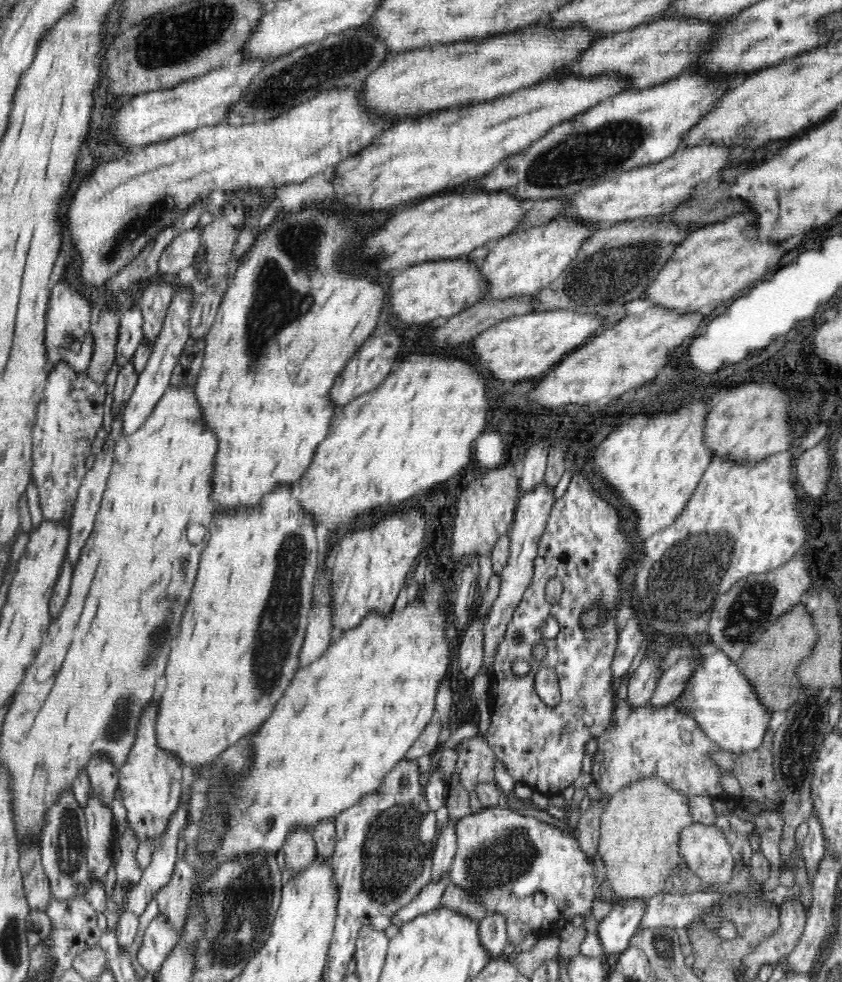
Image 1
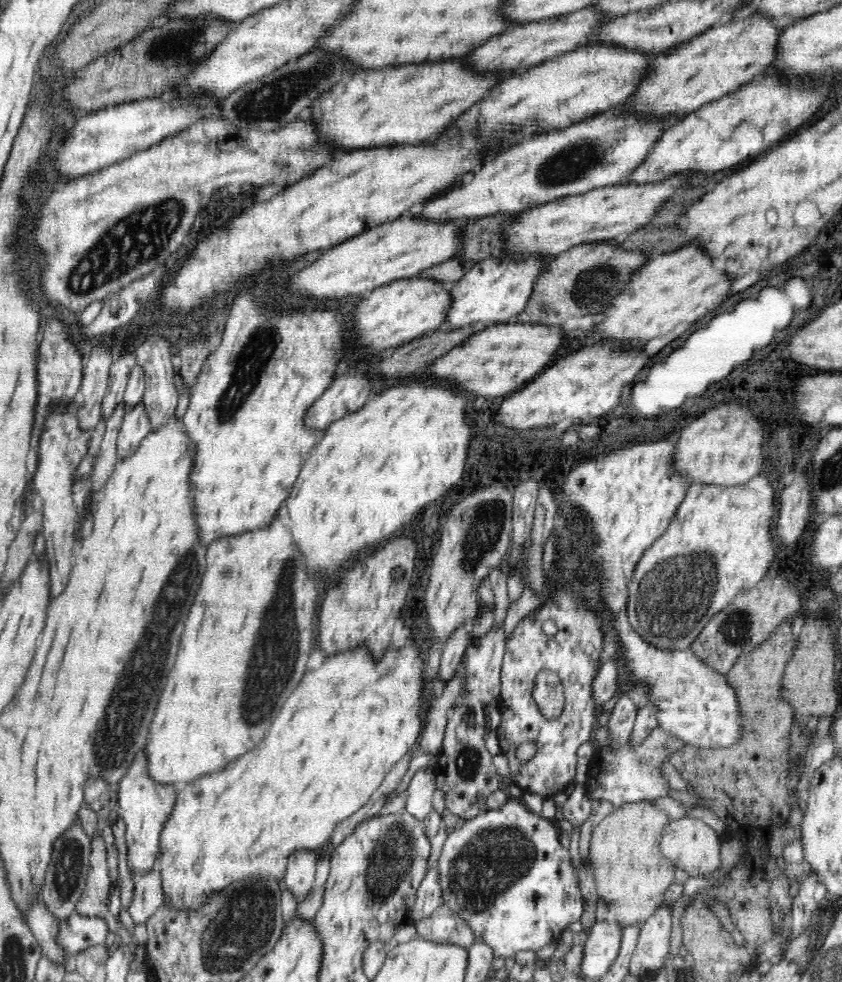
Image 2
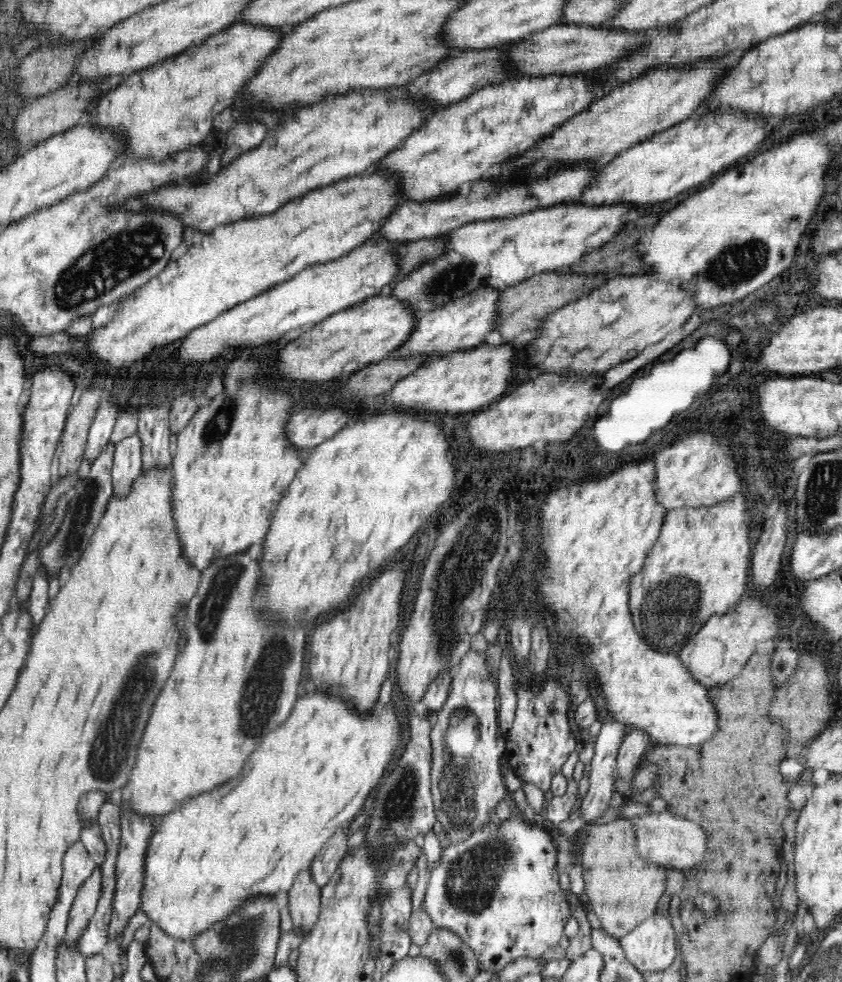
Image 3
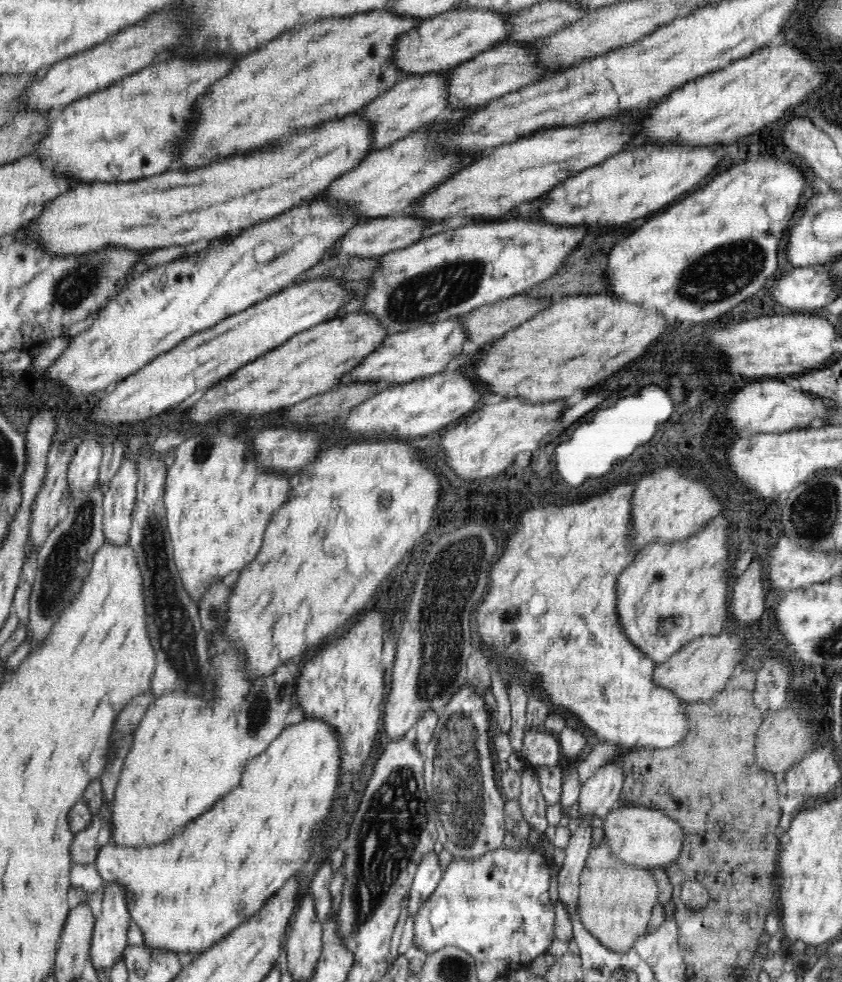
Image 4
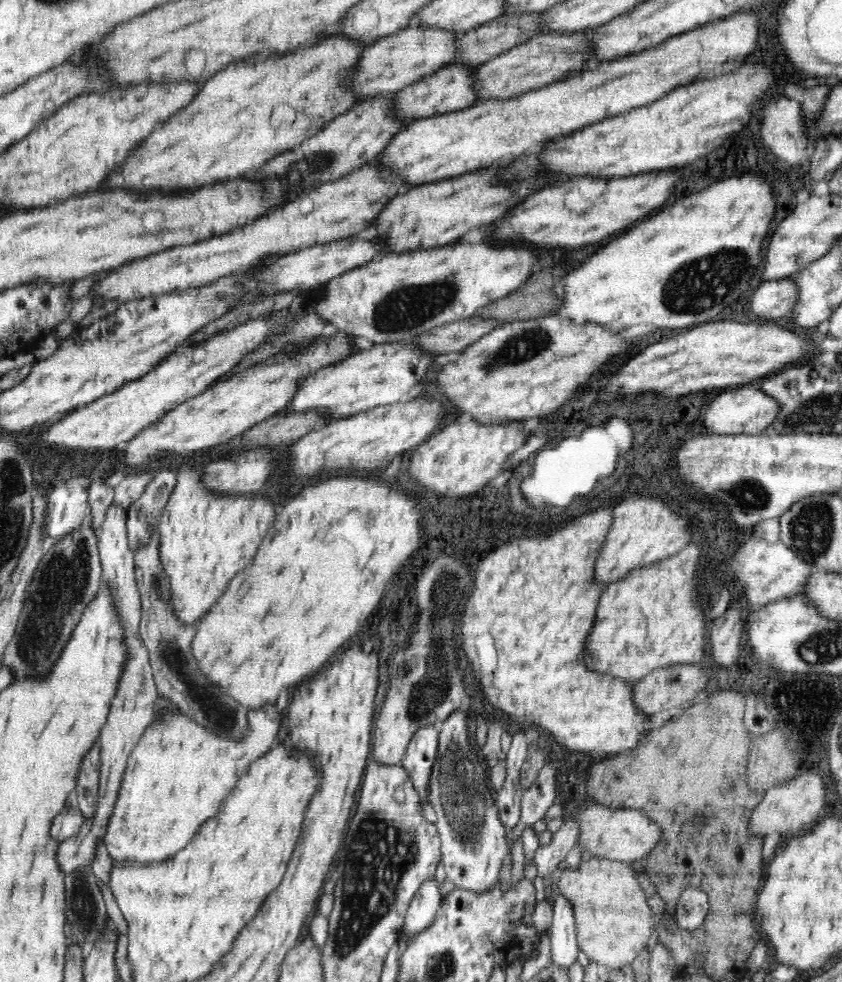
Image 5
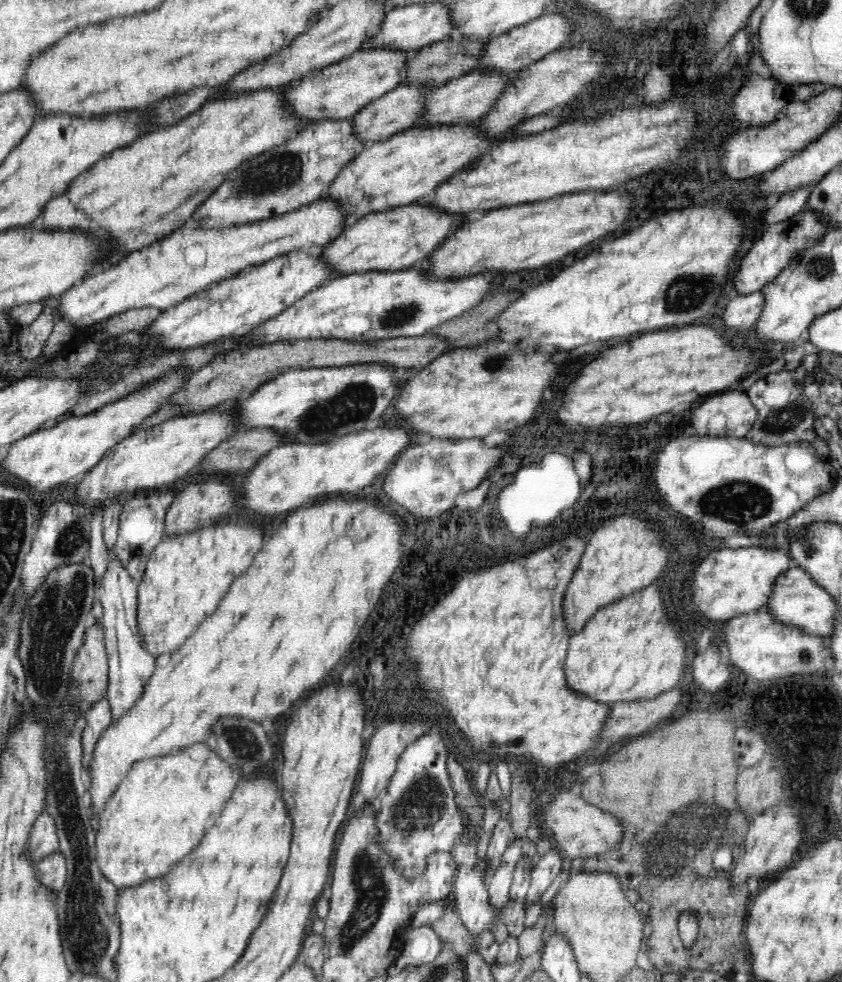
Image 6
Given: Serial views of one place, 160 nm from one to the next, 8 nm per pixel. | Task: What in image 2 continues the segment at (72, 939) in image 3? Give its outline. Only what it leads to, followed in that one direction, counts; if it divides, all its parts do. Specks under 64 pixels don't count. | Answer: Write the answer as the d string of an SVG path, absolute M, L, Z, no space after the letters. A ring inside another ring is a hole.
M96 833L91 838L86 886L76 904L75 916L77 918L101 916L107 922L110 932L116 932L124 942L128 942L128 934L124 926L108 909L111 887L112 881L110 881L108 859L106 859L106 841L102 839L101 833Z

